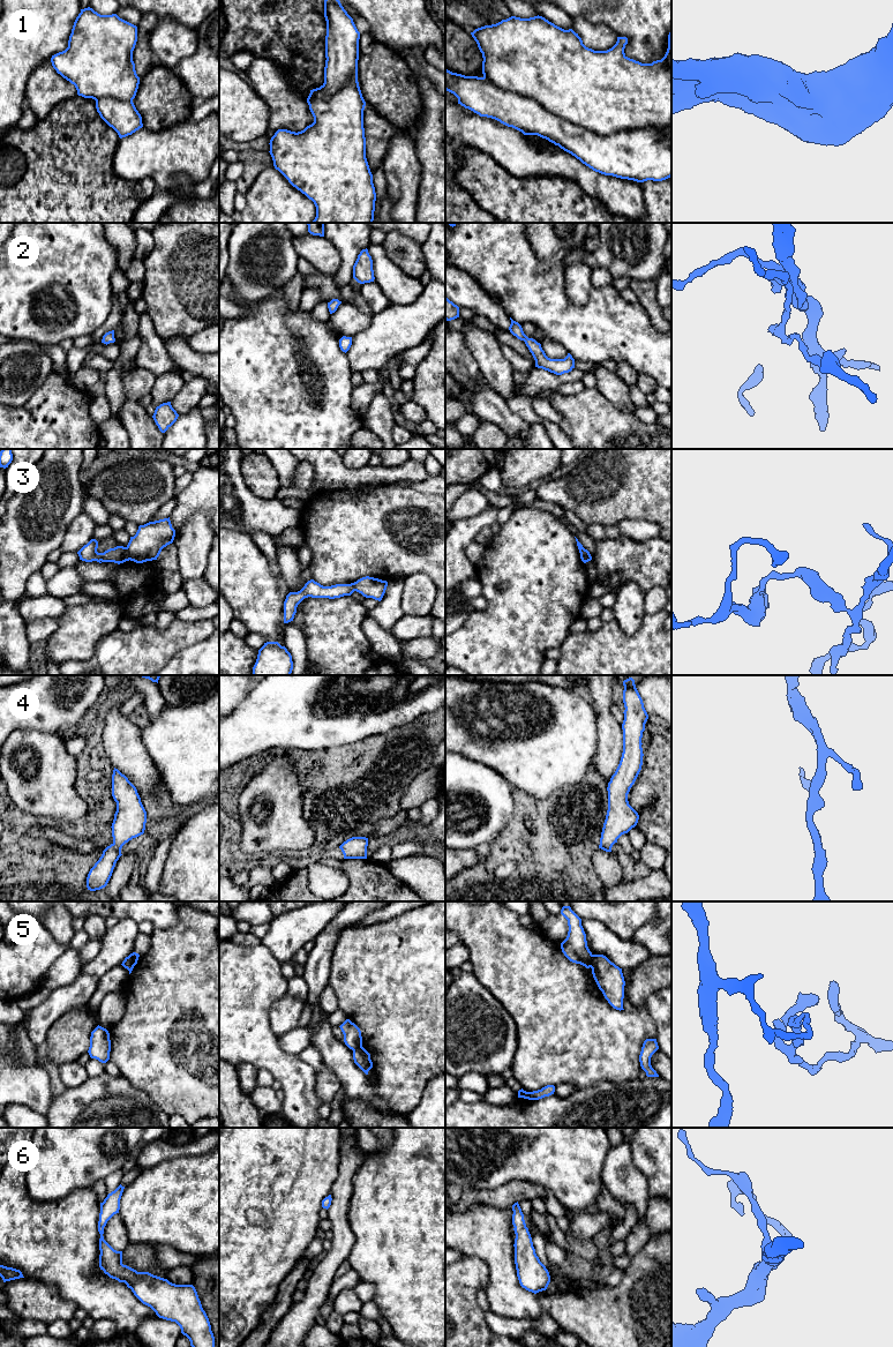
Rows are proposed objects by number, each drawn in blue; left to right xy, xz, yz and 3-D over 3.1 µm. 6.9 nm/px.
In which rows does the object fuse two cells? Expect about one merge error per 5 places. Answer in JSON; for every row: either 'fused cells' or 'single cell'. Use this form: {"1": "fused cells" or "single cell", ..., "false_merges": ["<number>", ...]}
{"1": "single cell", "2": "single cell", "3": "fused cells", "4": "single cell", "5": "fused cells", "6": "single cell", "false_merges": ["3", "5"]}

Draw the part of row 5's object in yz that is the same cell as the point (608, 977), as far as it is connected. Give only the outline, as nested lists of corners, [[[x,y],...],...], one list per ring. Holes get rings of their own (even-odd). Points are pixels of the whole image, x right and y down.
[[[603,955],[592,956],[592,974],[608,1003],[616,1010],[623,1009],[624,976],[622,968]]]

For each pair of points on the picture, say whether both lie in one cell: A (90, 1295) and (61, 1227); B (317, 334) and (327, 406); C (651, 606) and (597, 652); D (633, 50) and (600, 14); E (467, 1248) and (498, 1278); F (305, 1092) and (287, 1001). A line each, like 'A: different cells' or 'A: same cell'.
A: same cell
B: same cell
C: different cells
D: same cell
E: same cell
F: different cells

